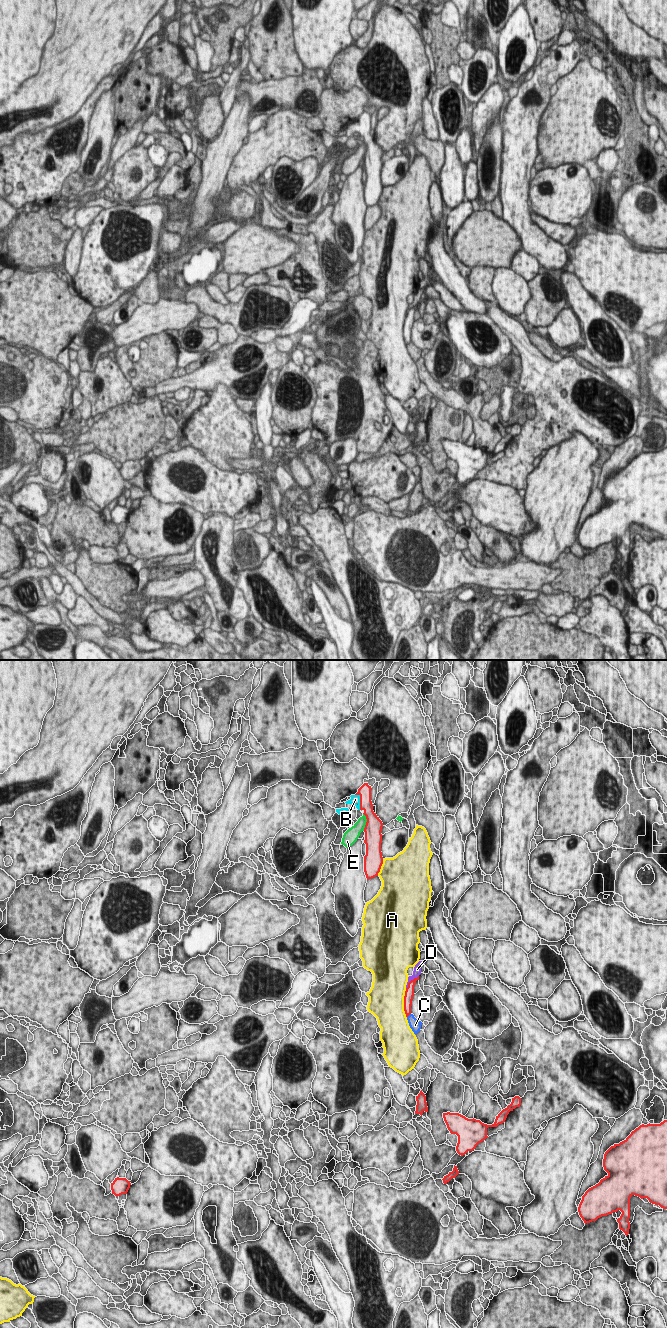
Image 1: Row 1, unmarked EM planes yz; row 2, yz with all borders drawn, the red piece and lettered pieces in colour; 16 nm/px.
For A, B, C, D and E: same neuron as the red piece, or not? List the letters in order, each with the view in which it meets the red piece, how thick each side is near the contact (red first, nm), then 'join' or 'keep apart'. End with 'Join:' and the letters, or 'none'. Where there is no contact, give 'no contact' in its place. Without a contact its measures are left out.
A: contact in yz; calibres 160 and 480 nm; keep apart
B: contact in yz; calibres 200 and 160 nm; join
C: contact in yz; calibres 130 and 180 nm; keep apart
D: contact in yz; calibres 160 and 130 nm; keep apart
E: contact in yz; calibres 280 and 190 nm; keep apart
Join: B

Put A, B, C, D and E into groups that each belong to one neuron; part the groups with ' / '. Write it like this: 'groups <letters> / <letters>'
groups A / B / C / D / E

